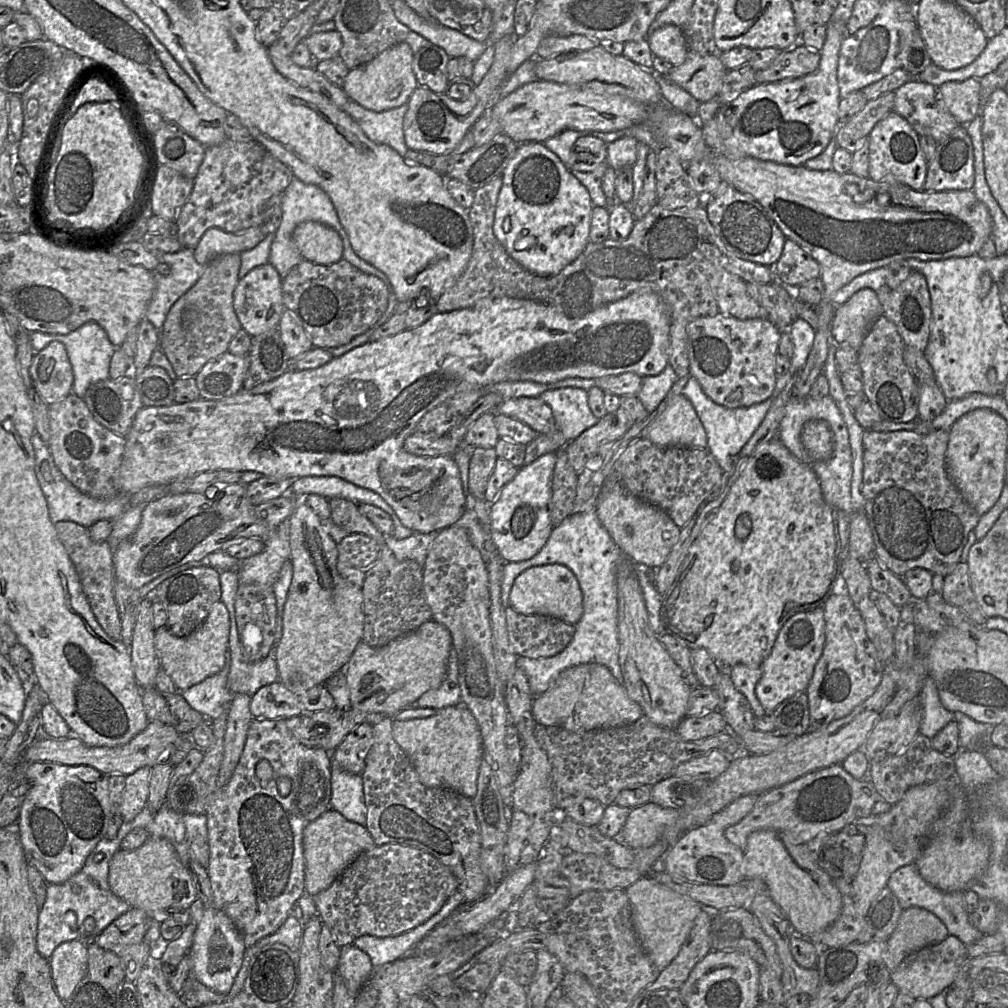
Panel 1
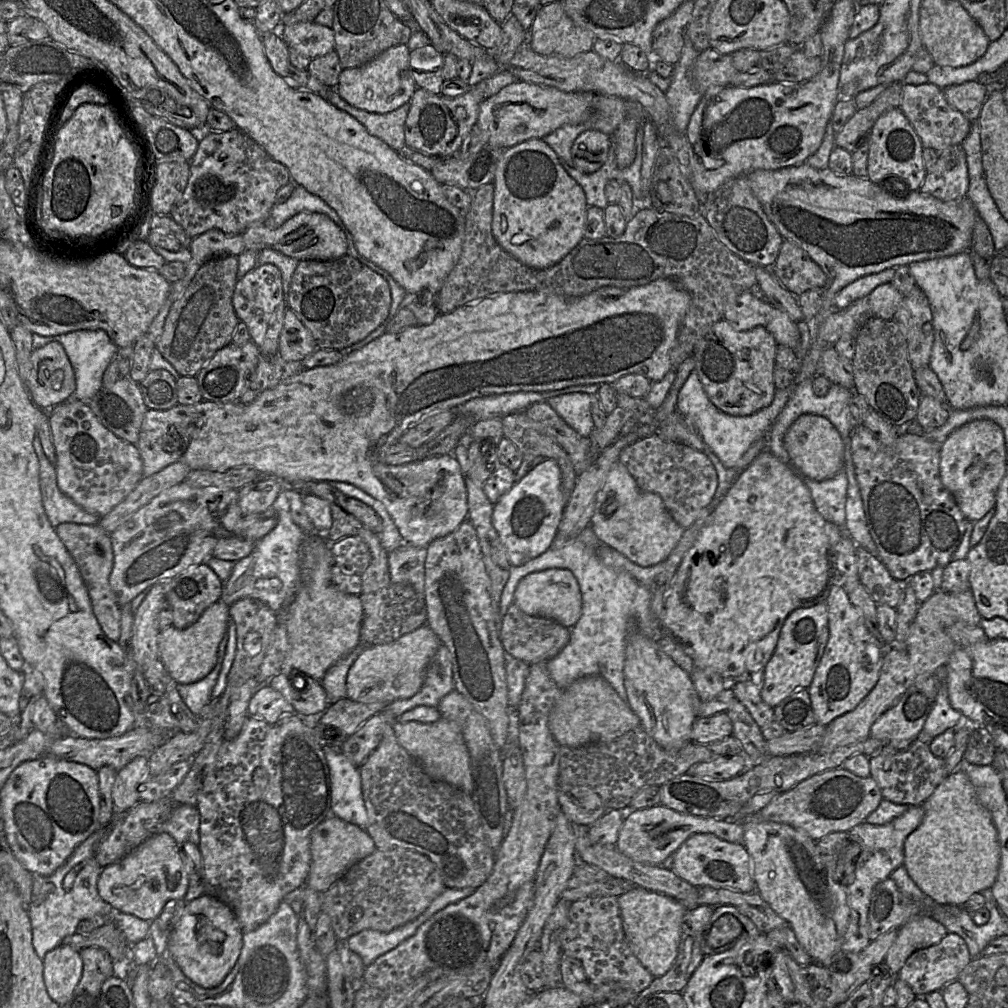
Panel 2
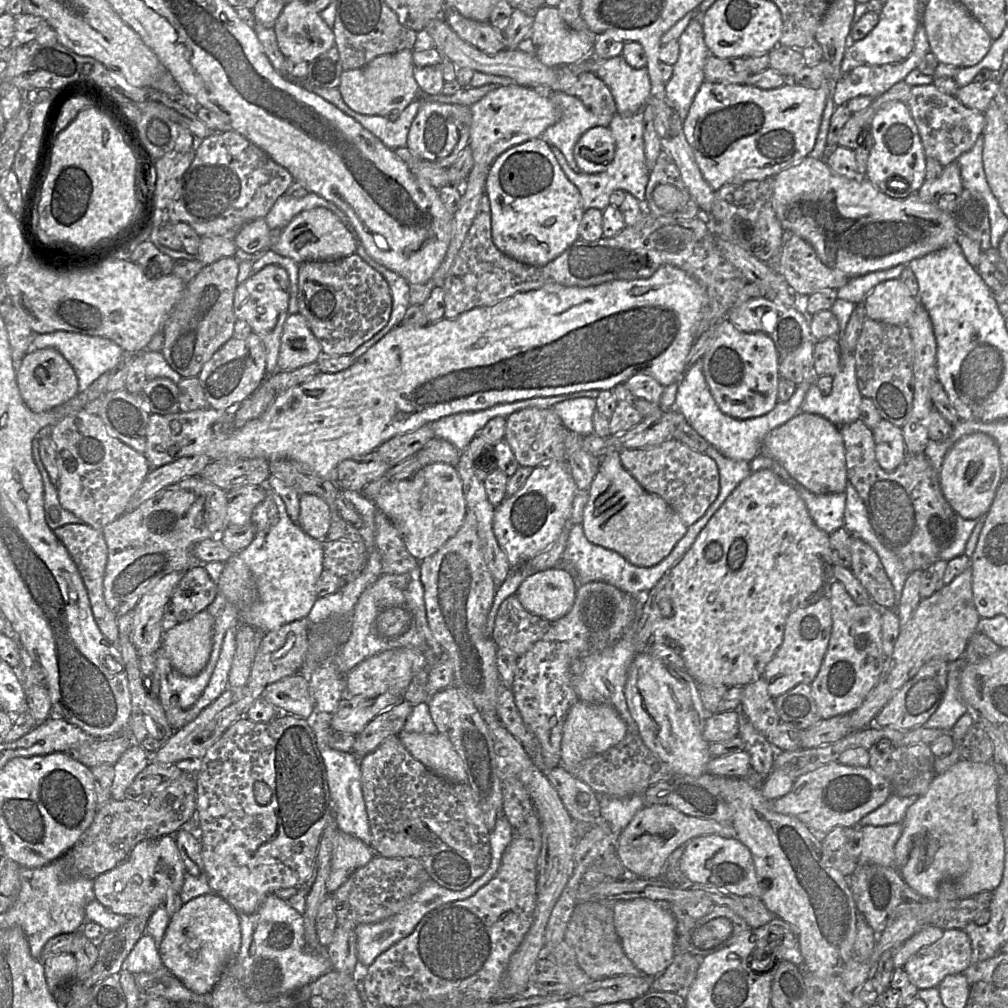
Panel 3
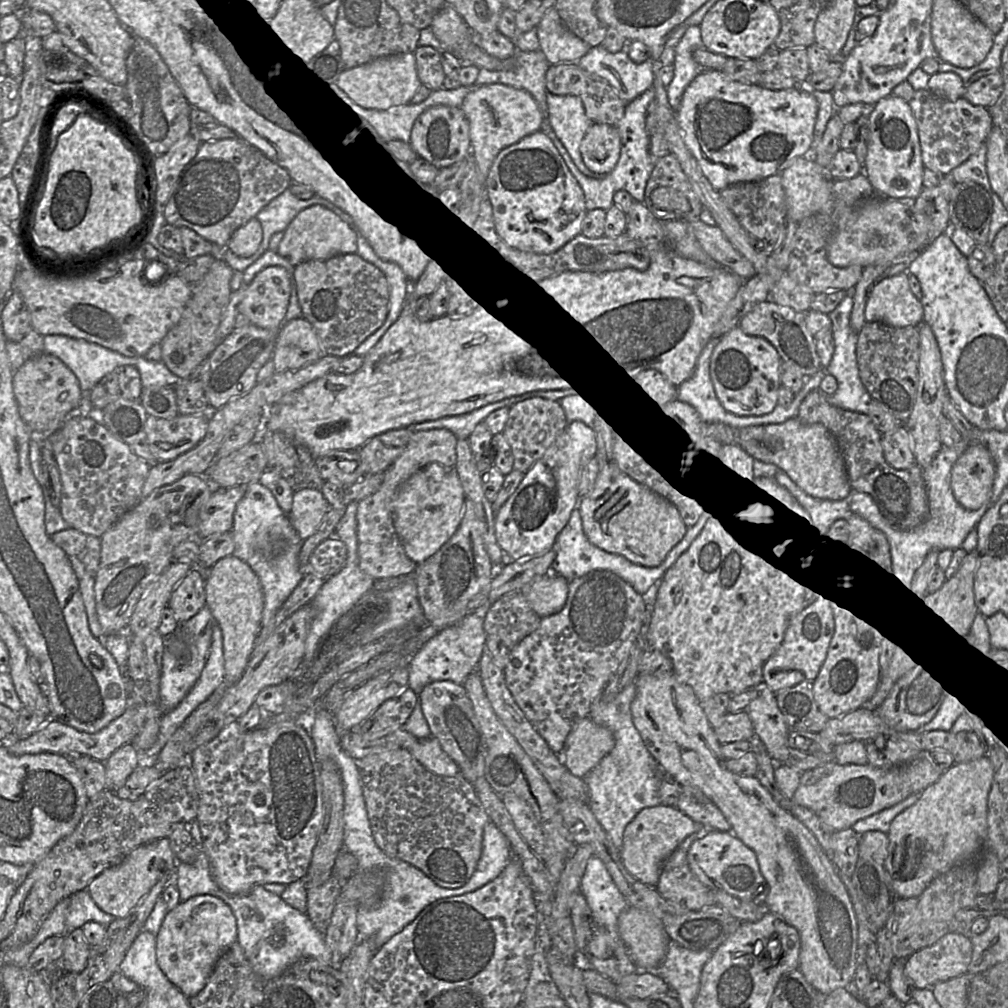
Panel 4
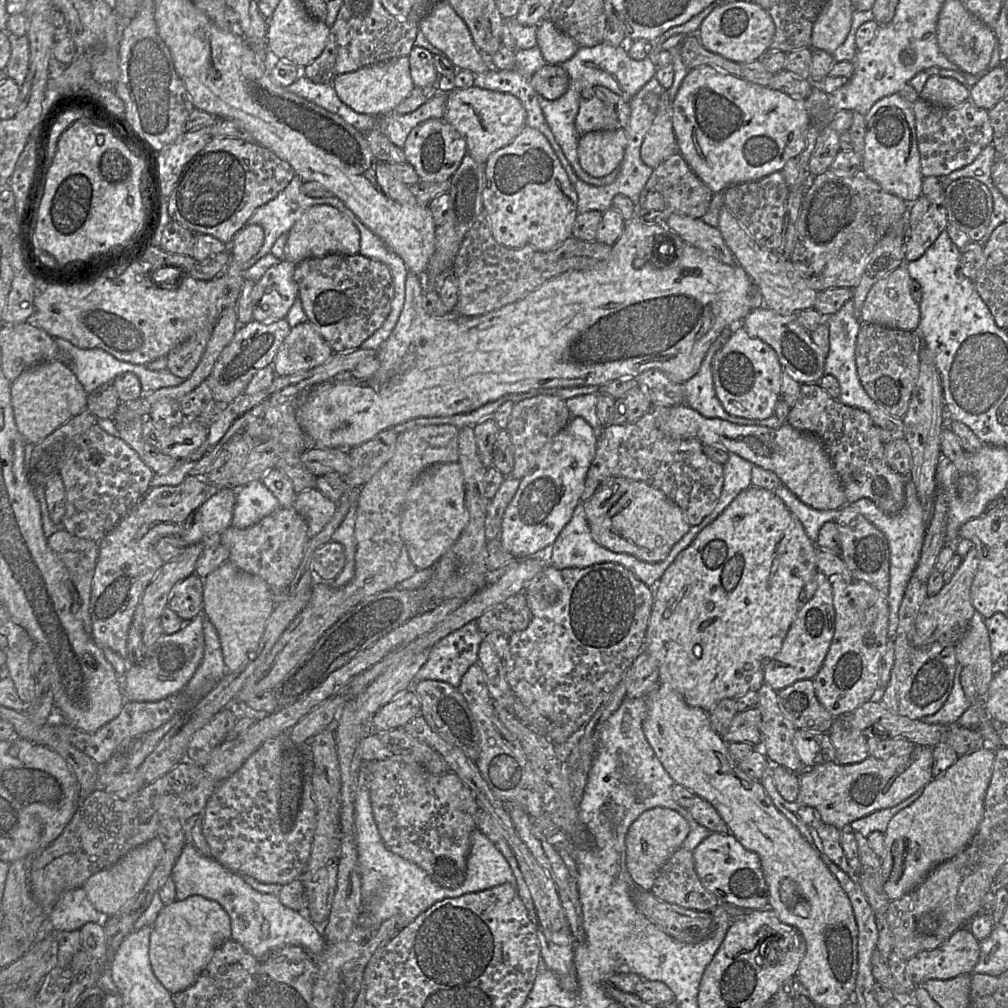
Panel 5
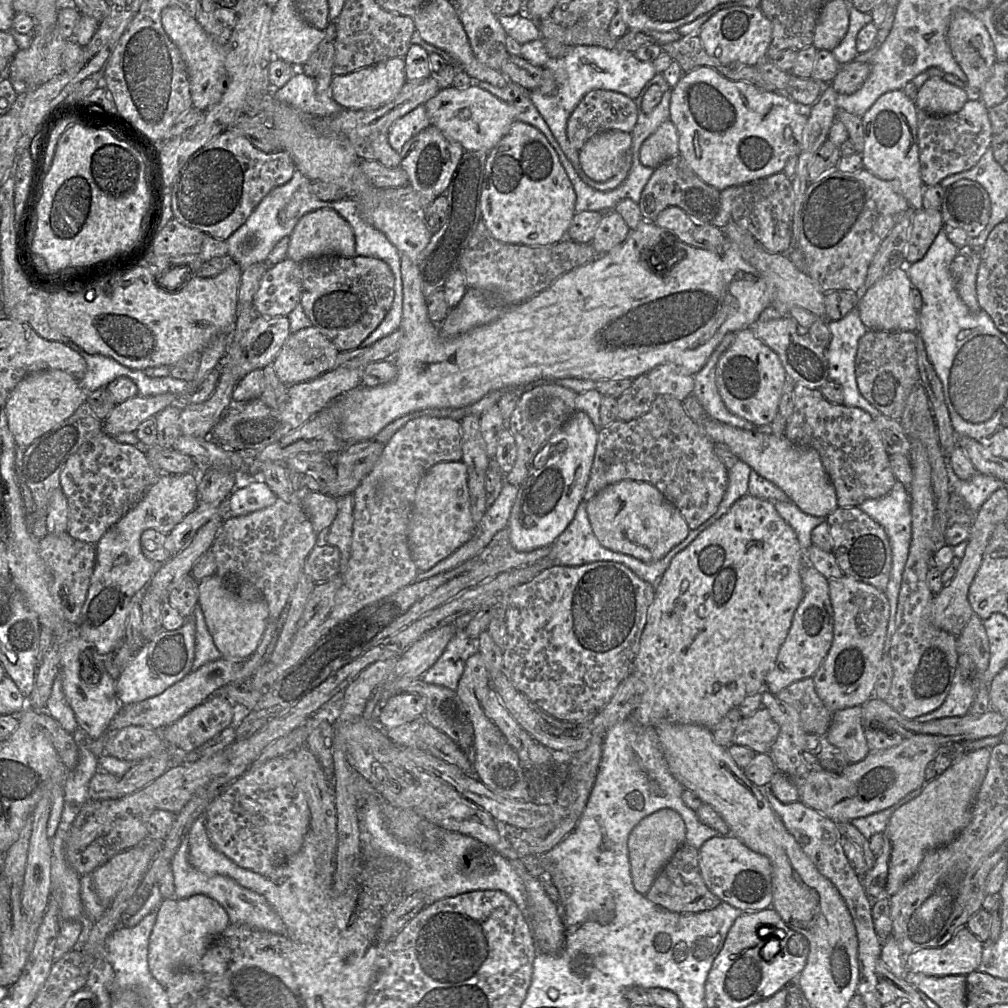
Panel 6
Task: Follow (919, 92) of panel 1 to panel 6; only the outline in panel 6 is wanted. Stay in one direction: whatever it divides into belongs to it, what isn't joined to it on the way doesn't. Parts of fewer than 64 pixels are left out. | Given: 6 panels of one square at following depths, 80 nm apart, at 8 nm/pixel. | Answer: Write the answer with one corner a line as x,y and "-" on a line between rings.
968,100
959,112
950,115
931,115
918,109
917,138
921,180
925,186
937,185
948,176
970,170
991,147
992,129
989,109
980,100

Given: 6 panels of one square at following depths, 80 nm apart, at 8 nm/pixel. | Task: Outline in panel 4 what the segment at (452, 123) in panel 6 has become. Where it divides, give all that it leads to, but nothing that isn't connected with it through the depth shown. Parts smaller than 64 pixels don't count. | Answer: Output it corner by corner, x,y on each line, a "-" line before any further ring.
503,84
475,87
466,95
460,109
469,124
469,157
472,157
483,185
496,156
525,136
539,131
543,121
542,112
530,93

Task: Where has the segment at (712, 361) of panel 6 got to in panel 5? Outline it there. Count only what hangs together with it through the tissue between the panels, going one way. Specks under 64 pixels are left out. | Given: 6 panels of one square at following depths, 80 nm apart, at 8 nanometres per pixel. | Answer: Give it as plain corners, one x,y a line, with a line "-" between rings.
726,327
720,332
710,345
698,372
684,383
685,404
706,418
720,418
739,425
777,429
783,423
774,414
763,420
736,417
725,411
716,396
712,375
712,359
715,353
726,344
733,328

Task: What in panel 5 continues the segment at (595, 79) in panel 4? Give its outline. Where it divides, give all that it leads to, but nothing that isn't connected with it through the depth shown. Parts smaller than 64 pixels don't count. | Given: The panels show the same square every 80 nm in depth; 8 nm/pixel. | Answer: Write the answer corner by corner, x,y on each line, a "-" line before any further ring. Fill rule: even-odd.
546,63
533,75
531,83
537,94
556,100
568,90
569,76
560,64
-
603,86
581,93
575,127
582,136
593,131
624,129
630,118
629,102

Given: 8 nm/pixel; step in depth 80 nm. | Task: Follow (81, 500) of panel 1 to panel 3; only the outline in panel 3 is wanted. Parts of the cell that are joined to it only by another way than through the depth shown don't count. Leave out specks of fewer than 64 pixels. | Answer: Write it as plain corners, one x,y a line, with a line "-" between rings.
38,437
32,441
32,454
43,482
45,520
50,529
54,531
66,524
82,523
77,516
60,505
57,485
51,482
40,459

